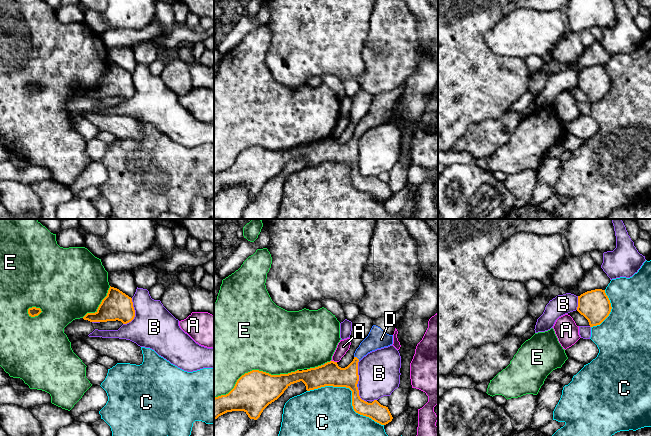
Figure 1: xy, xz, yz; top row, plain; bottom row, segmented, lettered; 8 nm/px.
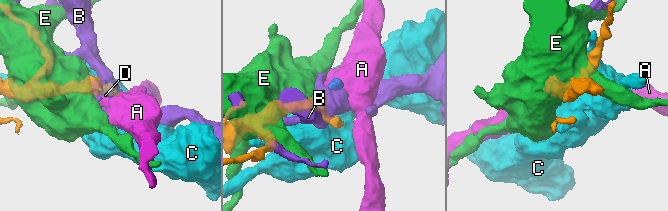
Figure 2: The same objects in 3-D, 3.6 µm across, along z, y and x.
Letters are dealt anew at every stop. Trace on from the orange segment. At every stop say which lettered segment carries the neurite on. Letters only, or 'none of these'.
D

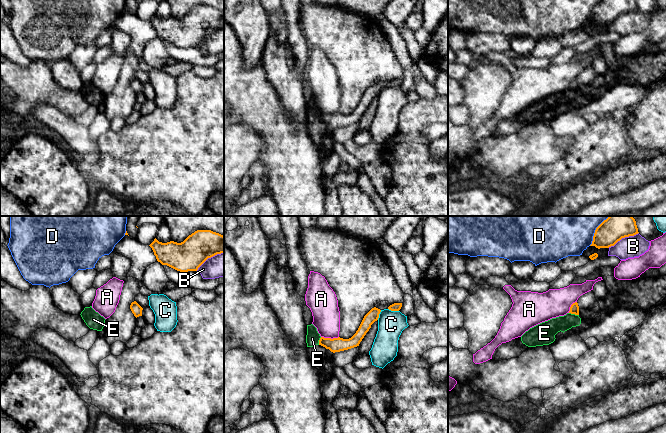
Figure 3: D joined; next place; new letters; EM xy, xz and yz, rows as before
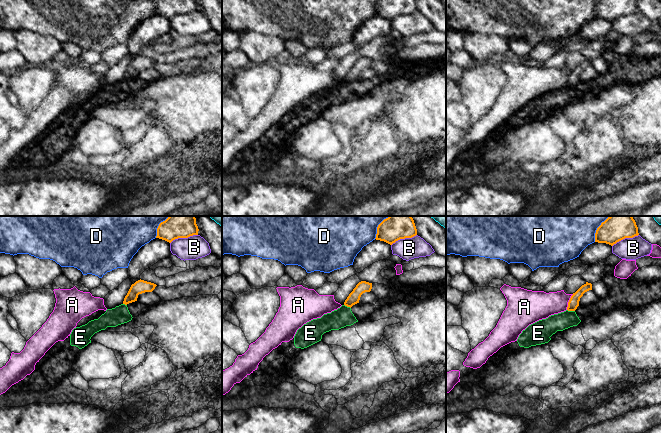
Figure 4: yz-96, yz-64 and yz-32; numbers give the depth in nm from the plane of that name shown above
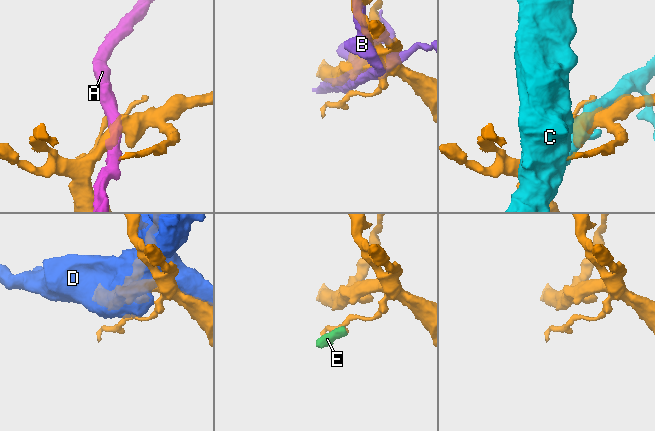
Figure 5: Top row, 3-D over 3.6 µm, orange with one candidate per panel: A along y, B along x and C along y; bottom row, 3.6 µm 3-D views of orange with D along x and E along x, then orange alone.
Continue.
none of these

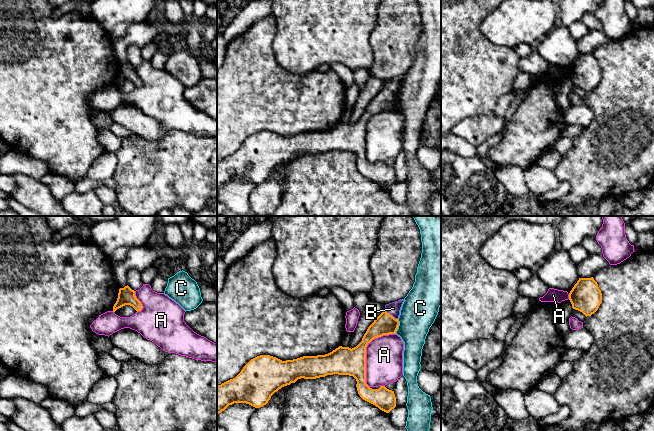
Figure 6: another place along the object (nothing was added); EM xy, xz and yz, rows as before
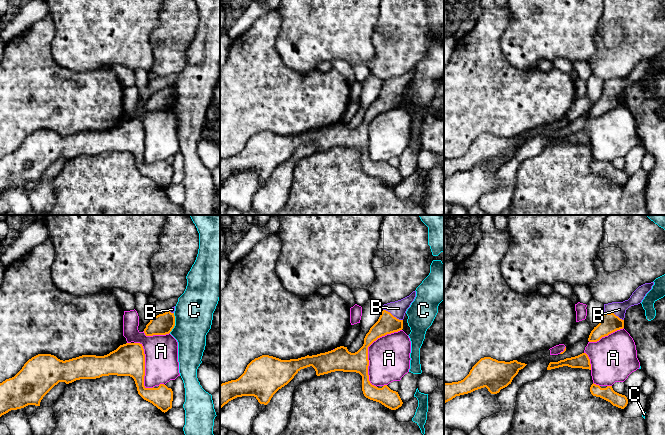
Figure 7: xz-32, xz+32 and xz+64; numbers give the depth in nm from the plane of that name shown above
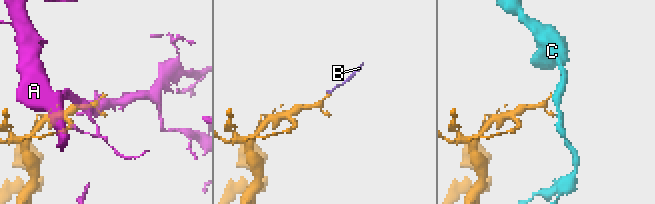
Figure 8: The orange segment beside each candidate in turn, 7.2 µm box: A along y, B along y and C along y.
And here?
B

